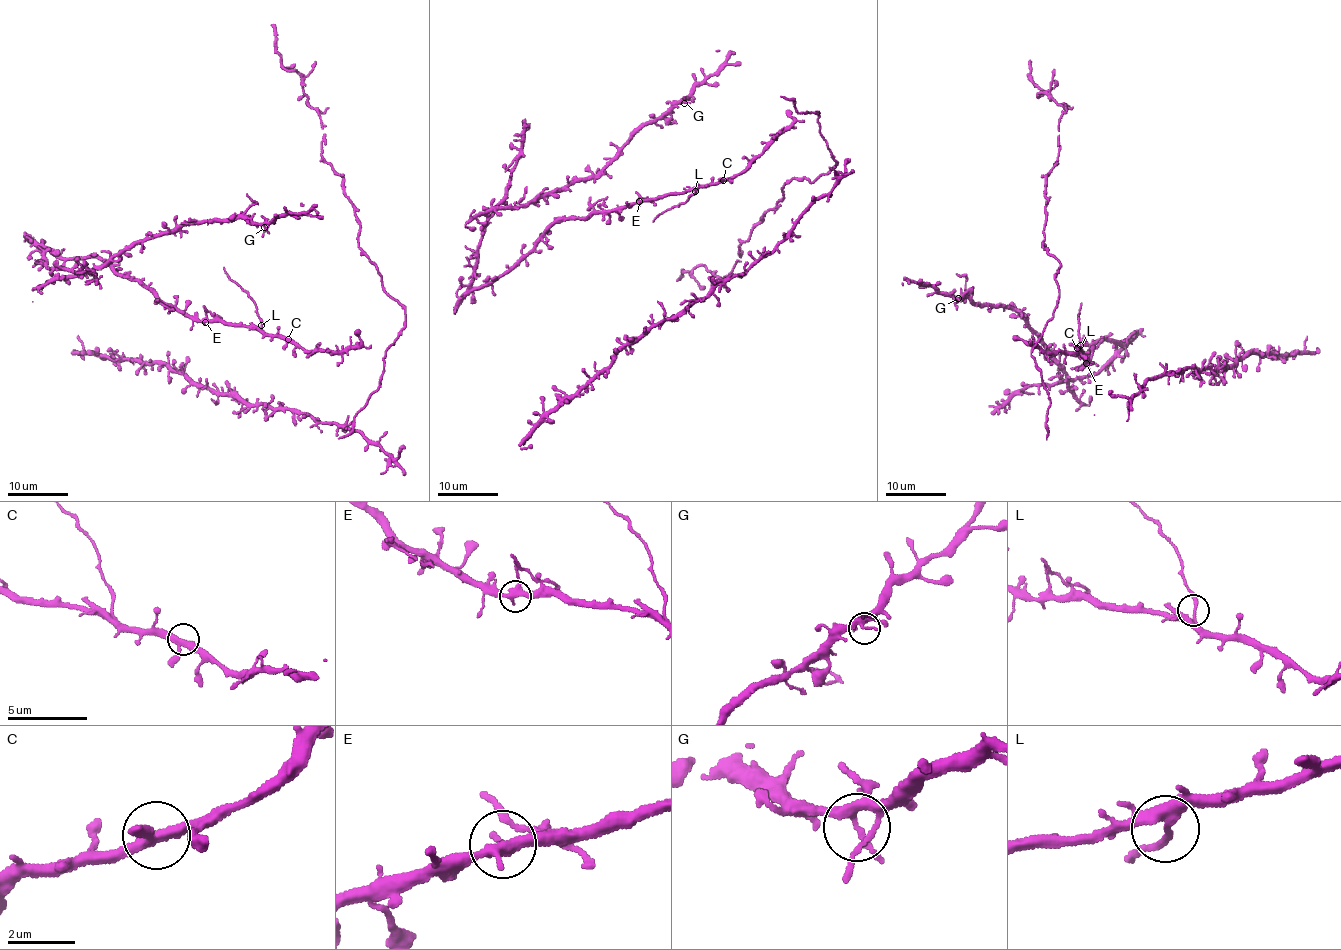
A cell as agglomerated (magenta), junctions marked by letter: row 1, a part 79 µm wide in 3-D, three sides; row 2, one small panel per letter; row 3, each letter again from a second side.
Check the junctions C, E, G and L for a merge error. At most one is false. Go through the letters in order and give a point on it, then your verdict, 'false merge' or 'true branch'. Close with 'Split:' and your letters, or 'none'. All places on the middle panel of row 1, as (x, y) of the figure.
C: (723, 180) | true branch
E: (639, 201) | true branch
G: (684, 103) | true branch
L: (695, 191) | false merge
Split: L

